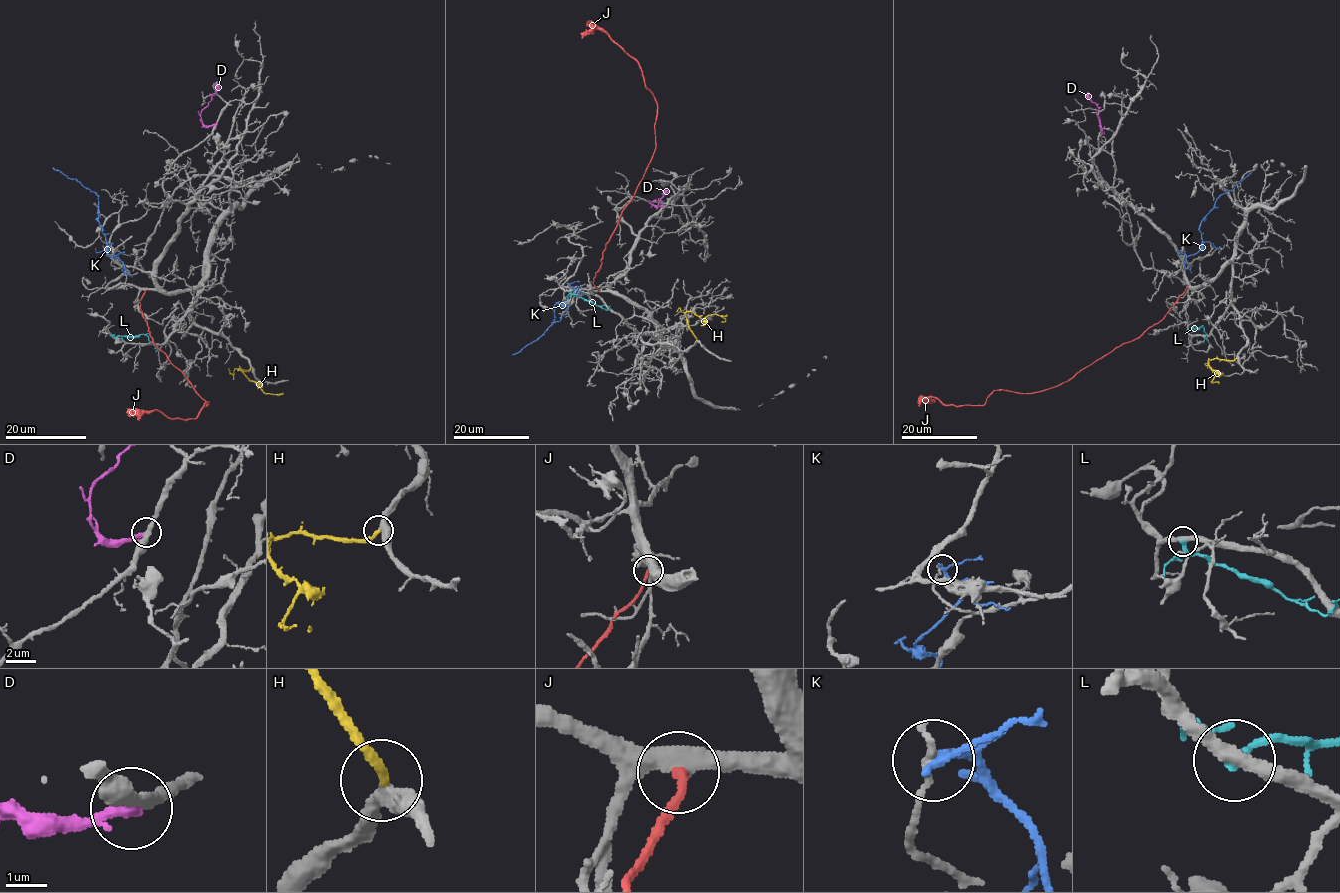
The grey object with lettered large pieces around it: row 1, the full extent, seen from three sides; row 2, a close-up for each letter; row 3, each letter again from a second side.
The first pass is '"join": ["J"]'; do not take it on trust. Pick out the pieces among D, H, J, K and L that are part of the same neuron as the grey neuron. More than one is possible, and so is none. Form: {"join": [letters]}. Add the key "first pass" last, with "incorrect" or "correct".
{"join": ["H"], "first pass": "incorrect"}

